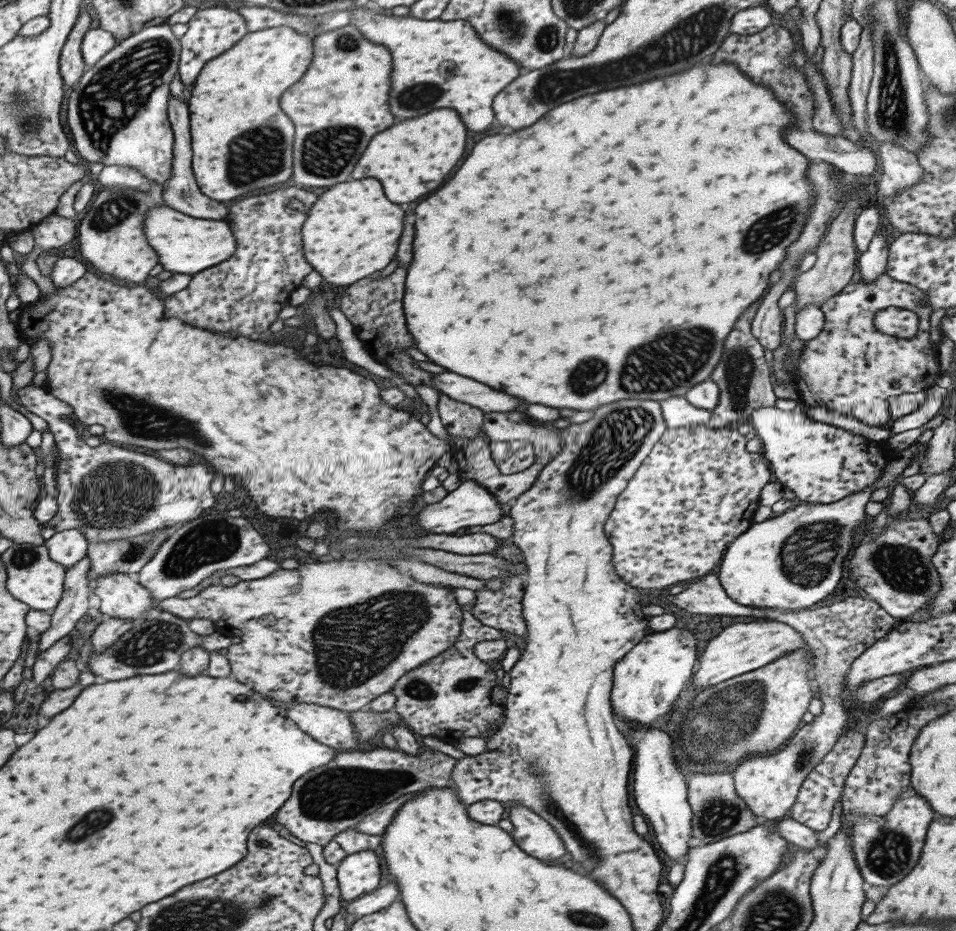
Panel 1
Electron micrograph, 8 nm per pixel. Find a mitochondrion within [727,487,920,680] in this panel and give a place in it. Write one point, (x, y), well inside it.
(808, 554)

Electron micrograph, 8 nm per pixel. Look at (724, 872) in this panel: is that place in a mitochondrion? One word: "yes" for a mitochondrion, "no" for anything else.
yes

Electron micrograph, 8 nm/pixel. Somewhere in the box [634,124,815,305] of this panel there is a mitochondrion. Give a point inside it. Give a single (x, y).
(768, 231)

